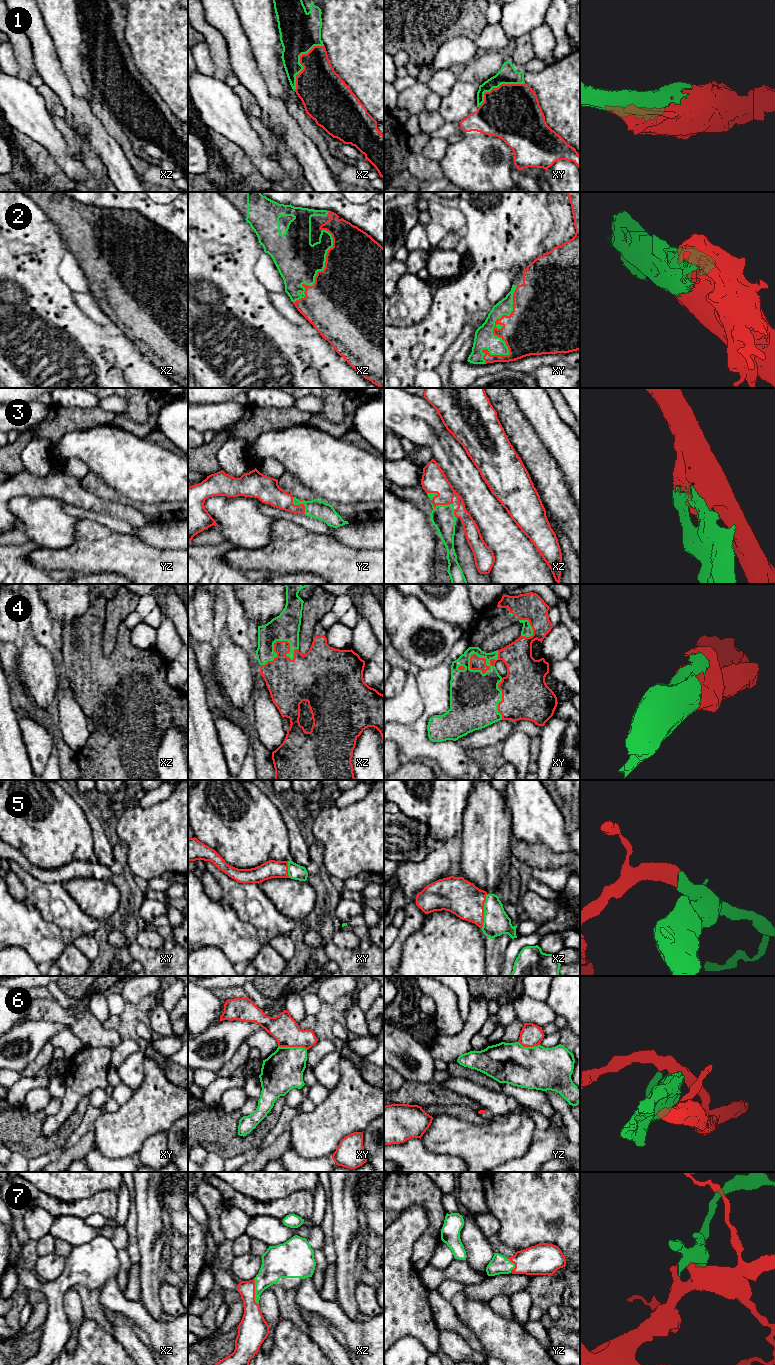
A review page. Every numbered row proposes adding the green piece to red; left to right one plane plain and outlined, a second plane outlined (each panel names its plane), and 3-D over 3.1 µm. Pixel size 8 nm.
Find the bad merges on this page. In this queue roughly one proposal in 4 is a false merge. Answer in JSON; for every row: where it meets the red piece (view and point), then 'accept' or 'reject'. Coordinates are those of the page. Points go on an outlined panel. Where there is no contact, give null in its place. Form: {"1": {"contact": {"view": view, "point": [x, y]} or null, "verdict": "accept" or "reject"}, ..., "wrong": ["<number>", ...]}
{"1": {"contact": {"view": "xz", "point": [300, 62]}, "verdict": "accept"}, "2": {"contact": {"view": "xy", "point": [497, 336]}, "verdict": "accept"}, "3": {"contact": {"view": "yz", "point": [299, 504]}, "verdict": "accept"}, "4": {"contact": {"view": "xy", "point": [489, 667]}, "verdict": "accept"}, "5": {"contact": {"view": "xz", "point": [484, 911]}, "verdict": "accept"}, "6": {"contact": {"view": "xy", "point": [293, 1046]}, "verdict": "reject"}, "7": {"contact": {"view": "xz", "point": [254, 1292]}, "verdict": "accept"}, "wrong": ["6"]}

